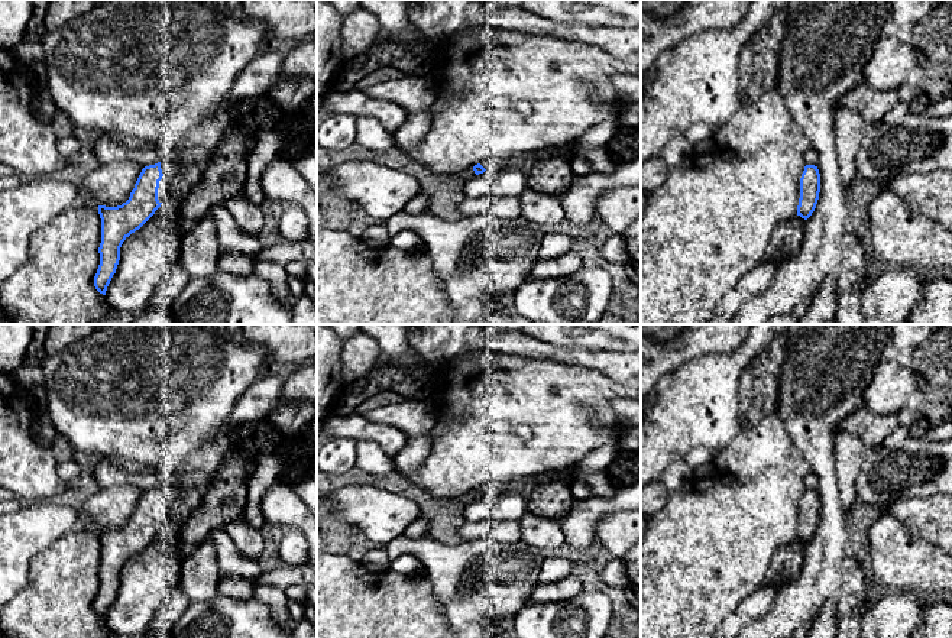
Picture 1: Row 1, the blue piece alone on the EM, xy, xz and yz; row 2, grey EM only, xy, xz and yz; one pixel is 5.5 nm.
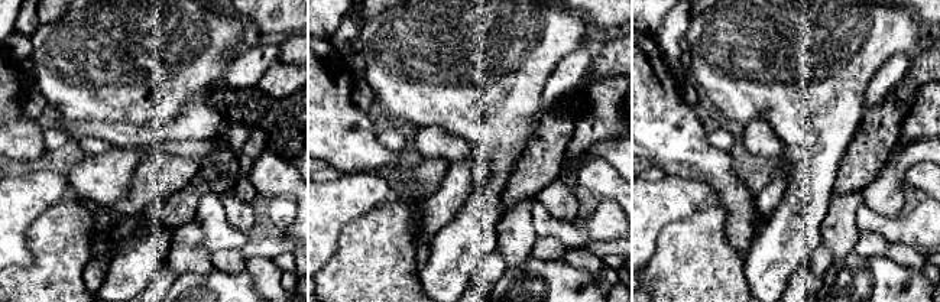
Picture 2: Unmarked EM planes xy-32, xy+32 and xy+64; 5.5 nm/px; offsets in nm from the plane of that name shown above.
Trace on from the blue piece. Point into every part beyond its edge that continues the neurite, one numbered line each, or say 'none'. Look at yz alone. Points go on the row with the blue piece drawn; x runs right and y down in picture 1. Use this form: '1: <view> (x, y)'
none

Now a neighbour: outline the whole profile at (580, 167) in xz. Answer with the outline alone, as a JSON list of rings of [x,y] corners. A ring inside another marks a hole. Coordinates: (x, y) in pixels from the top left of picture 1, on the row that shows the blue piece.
[[[573,155],[573,158],[570,159],[570,165],[571,165],[571,171],[576,176],[593,174],[590,162],[587,159],[582,158],[580,155]]]

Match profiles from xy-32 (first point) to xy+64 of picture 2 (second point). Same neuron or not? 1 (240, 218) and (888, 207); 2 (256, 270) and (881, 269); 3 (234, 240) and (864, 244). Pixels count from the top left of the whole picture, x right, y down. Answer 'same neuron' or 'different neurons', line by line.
1: same neuron
2: different neurons
3: different neurons

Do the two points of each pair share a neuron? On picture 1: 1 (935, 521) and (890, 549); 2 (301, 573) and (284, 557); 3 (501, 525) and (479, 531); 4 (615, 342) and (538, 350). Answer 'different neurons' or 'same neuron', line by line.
1: different neurons
2: different neurons
3: same neuron
4: different neurons

